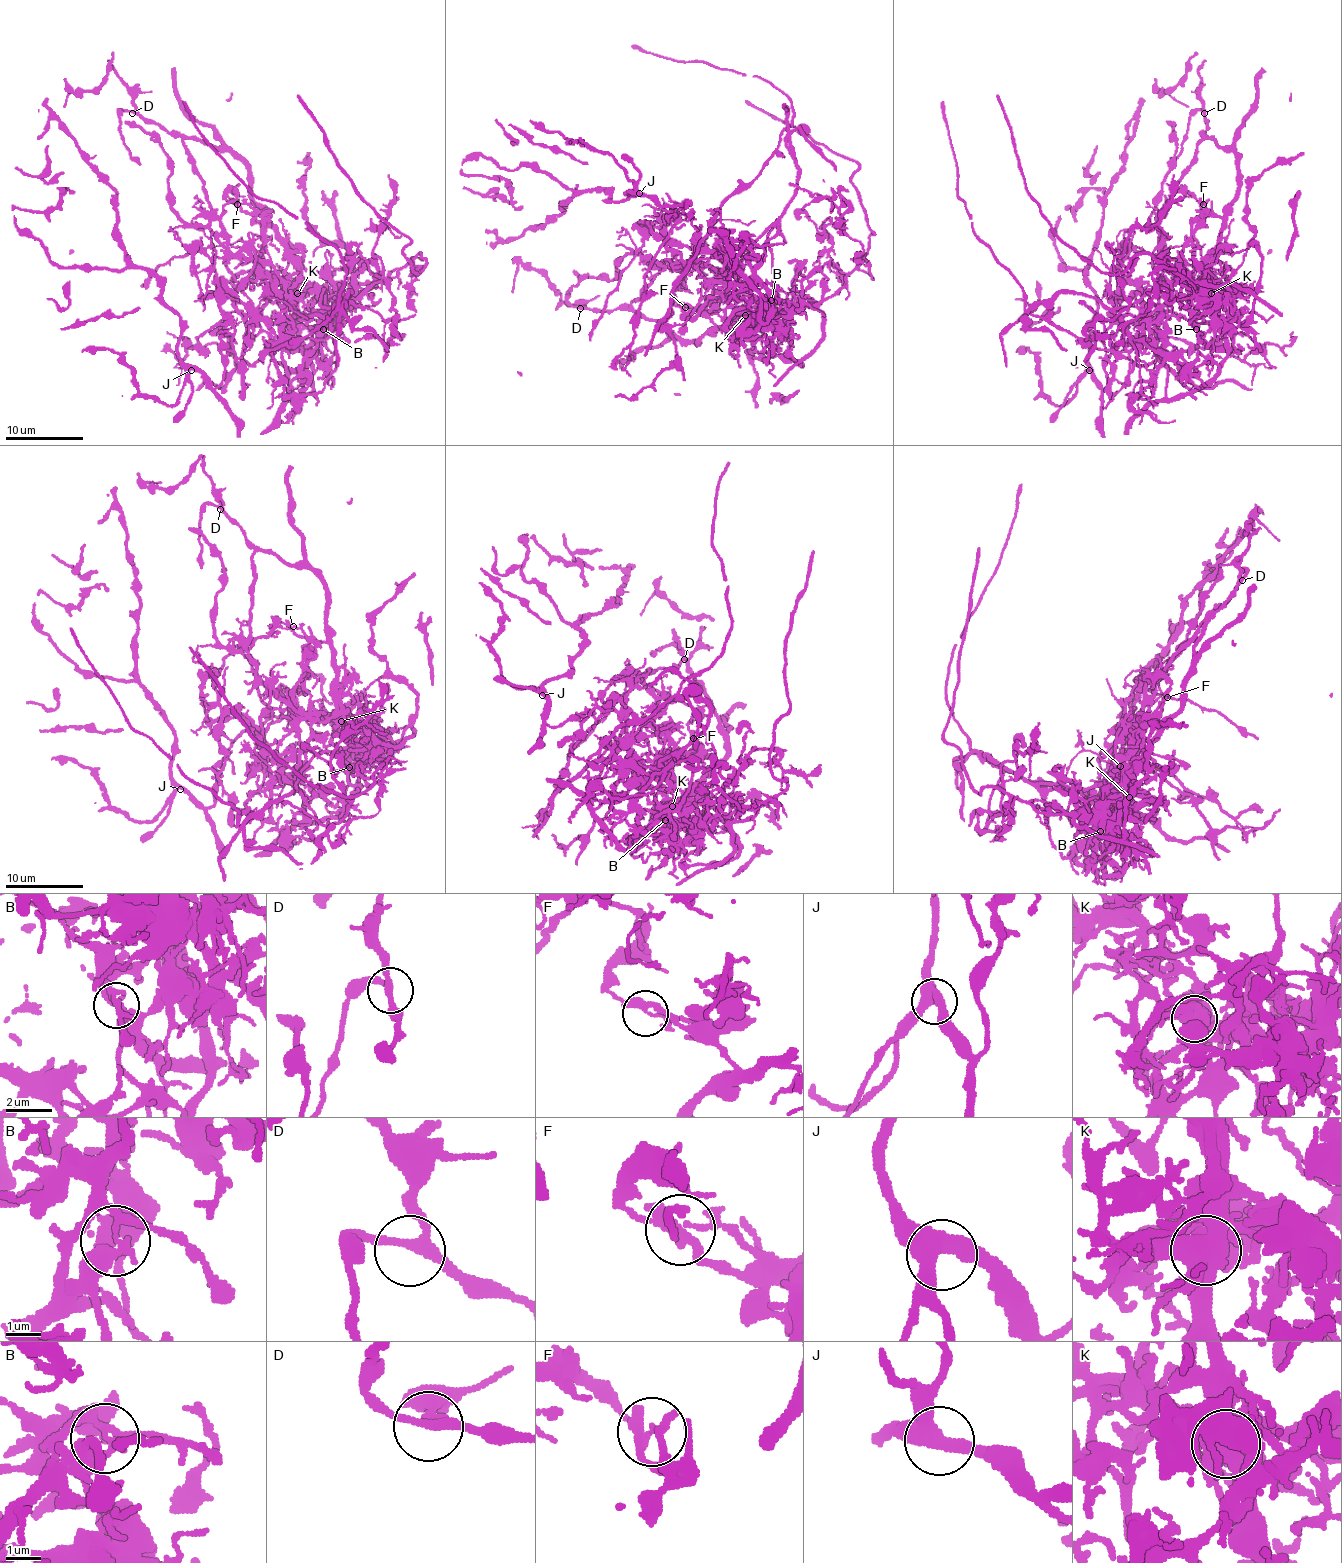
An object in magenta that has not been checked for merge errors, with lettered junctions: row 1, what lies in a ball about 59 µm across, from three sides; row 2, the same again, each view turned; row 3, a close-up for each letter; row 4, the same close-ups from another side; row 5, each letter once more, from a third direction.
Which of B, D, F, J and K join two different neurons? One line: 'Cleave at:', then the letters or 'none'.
Cleave at: B, F, K

